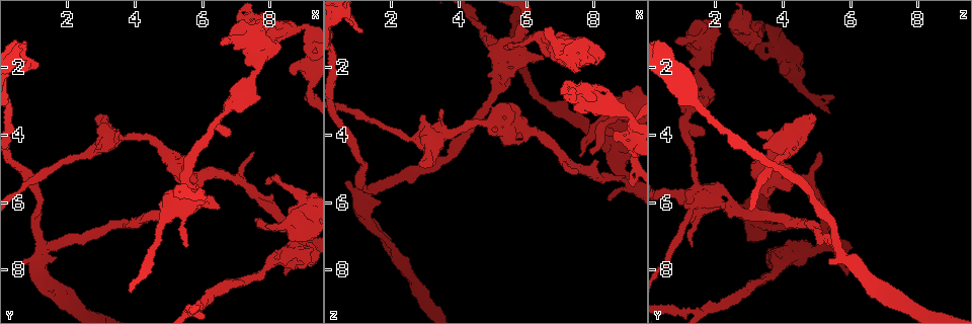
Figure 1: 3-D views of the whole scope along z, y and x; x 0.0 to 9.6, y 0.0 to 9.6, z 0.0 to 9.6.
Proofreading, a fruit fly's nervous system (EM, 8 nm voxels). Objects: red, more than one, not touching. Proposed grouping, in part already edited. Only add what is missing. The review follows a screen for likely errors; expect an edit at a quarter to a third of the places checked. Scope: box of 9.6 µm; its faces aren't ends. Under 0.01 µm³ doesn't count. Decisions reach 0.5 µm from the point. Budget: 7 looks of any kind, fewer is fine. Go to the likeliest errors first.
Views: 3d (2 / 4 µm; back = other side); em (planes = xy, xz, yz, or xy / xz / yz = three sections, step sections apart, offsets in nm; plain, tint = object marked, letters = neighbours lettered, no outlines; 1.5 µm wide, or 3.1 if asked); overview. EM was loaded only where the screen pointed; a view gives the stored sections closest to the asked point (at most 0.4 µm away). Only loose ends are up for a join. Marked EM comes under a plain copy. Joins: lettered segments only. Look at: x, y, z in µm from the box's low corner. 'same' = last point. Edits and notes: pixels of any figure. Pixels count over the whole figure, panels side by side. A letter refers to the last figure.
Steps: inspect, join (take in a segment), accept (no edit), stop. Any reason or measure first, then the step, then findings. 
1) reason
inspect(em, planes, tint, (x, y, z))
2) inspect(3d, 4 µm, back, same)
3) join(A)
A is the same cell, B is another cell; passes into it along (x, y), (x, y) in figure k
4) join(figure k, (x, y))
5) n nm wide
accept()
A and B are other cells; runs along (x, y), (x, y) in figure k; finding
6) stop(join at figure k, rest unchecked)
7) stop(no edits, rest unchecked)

free end
inspect(3d, 4 µm, back, (7.65, 6.45, 4.60))

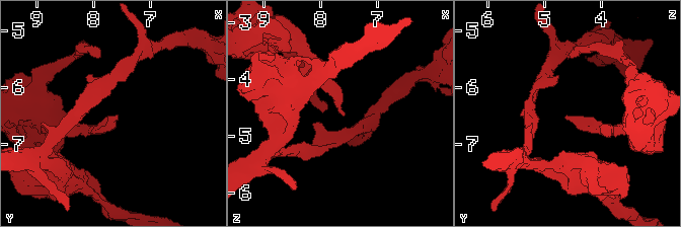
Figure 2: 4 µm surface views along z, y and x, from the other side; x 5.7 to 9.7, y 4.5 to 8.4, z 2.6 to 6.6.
inspect(em, planes, tint, (7.65, 6.50, 4.65))

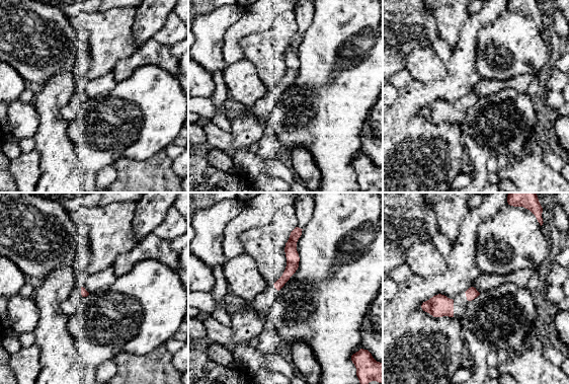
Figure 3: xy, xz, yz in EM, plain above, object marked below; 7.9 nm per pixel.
see the neighbours
inspect(em, planes, letters, same)

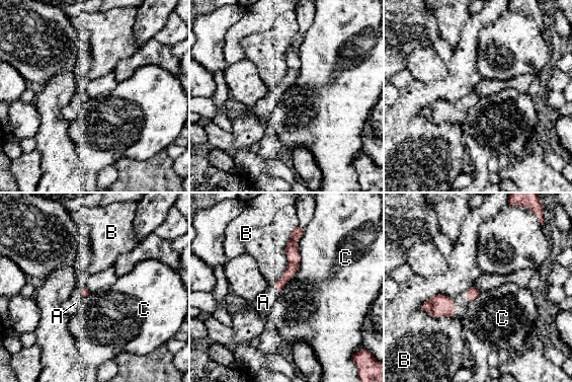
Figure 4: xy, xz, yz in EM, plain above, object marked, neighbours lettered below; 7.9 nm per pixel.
C touches over 360 nm
join(A)
A is the same cell, B and C are other cells; it goes on there

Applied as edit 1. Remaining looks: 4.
see it whole again
inspect(overview)

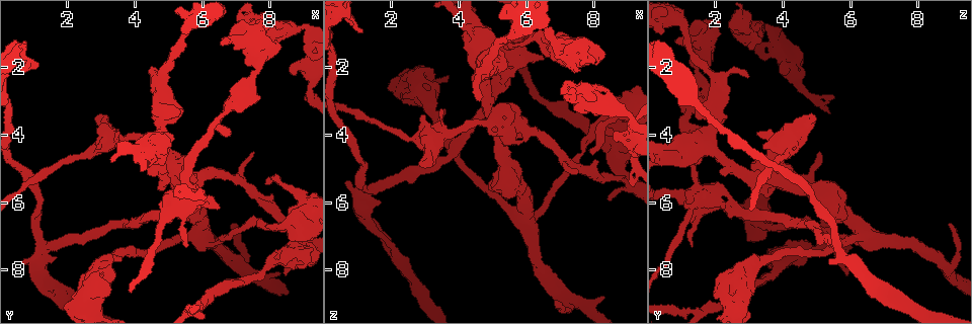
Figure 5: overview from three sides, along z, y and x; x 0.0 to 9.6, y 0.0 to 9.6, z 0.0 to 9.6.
thick end
inspect(3d, 4 µm, back, (6.55, 6.20, 1.70))

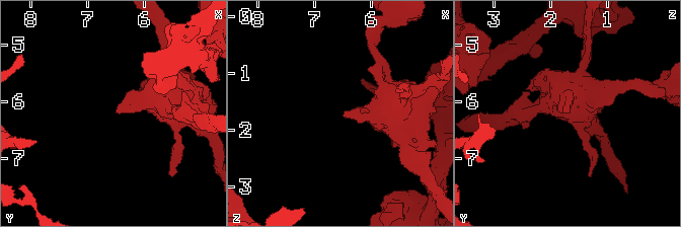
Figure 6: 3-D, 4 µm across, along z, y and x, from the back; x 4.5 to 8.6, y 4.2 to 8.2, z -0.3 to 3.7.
inspect(em, xy, step 8, letters, (6.50, 6.20, 1.80))

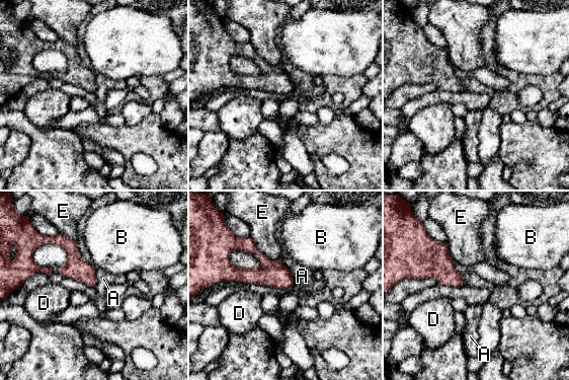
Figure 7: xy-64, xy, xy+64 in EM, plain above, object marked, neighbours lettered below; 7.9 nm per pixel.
inspect(em, planes, letters, same)

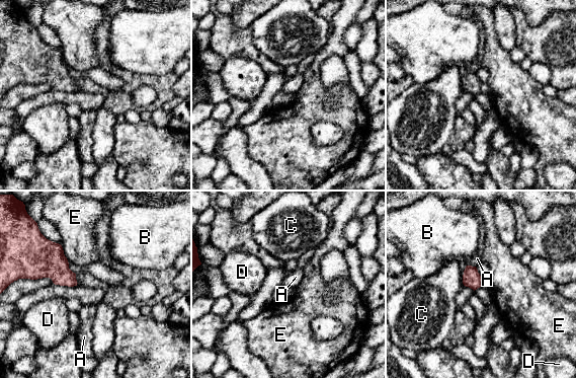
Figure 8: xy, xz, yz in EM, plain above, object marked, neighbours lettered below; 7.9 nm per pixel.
accept()
A, B, C, D and E are other cells; border along (476, 267), (467, 266), (462, 278) in figure 8; none of them fits

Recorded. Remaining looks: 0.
stop(join at figure 4, rest unchecked)

